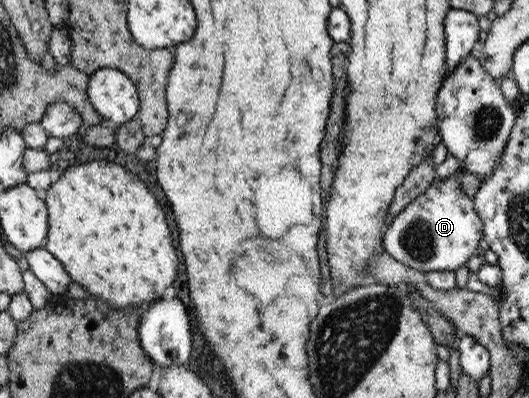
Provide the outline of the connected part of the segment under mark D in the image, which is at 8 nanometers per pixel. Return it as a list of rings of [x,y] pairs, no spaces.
[[[460,172],[449,178],[438,178],[432,181],[430,188],[420,197],[416,197],[384,230],[383,246],[385,252],[405,266],[420,272],[457,271],[468,262],[468,258],[476,252],[480,236],[482,236],[482,218],[472,204],[472,199],[462,190]]]

